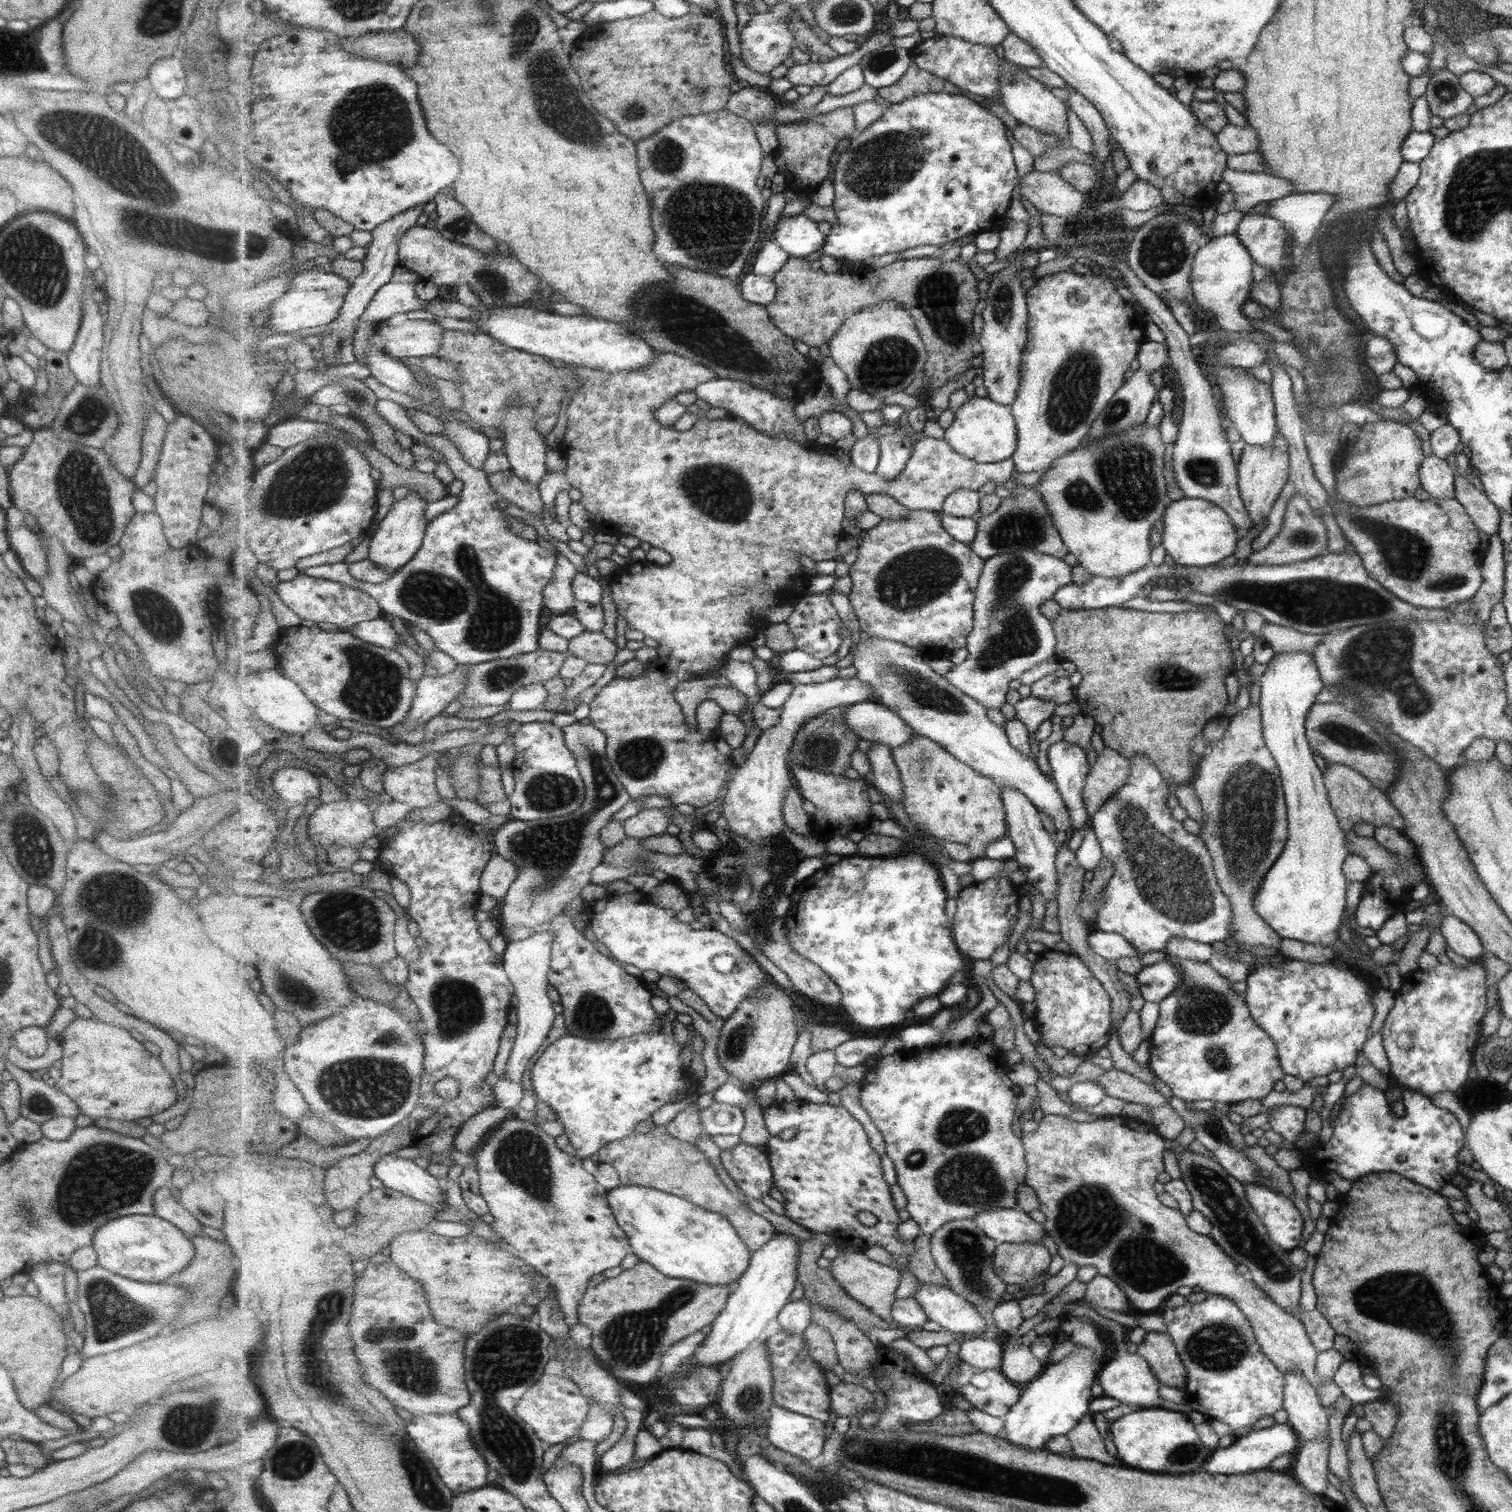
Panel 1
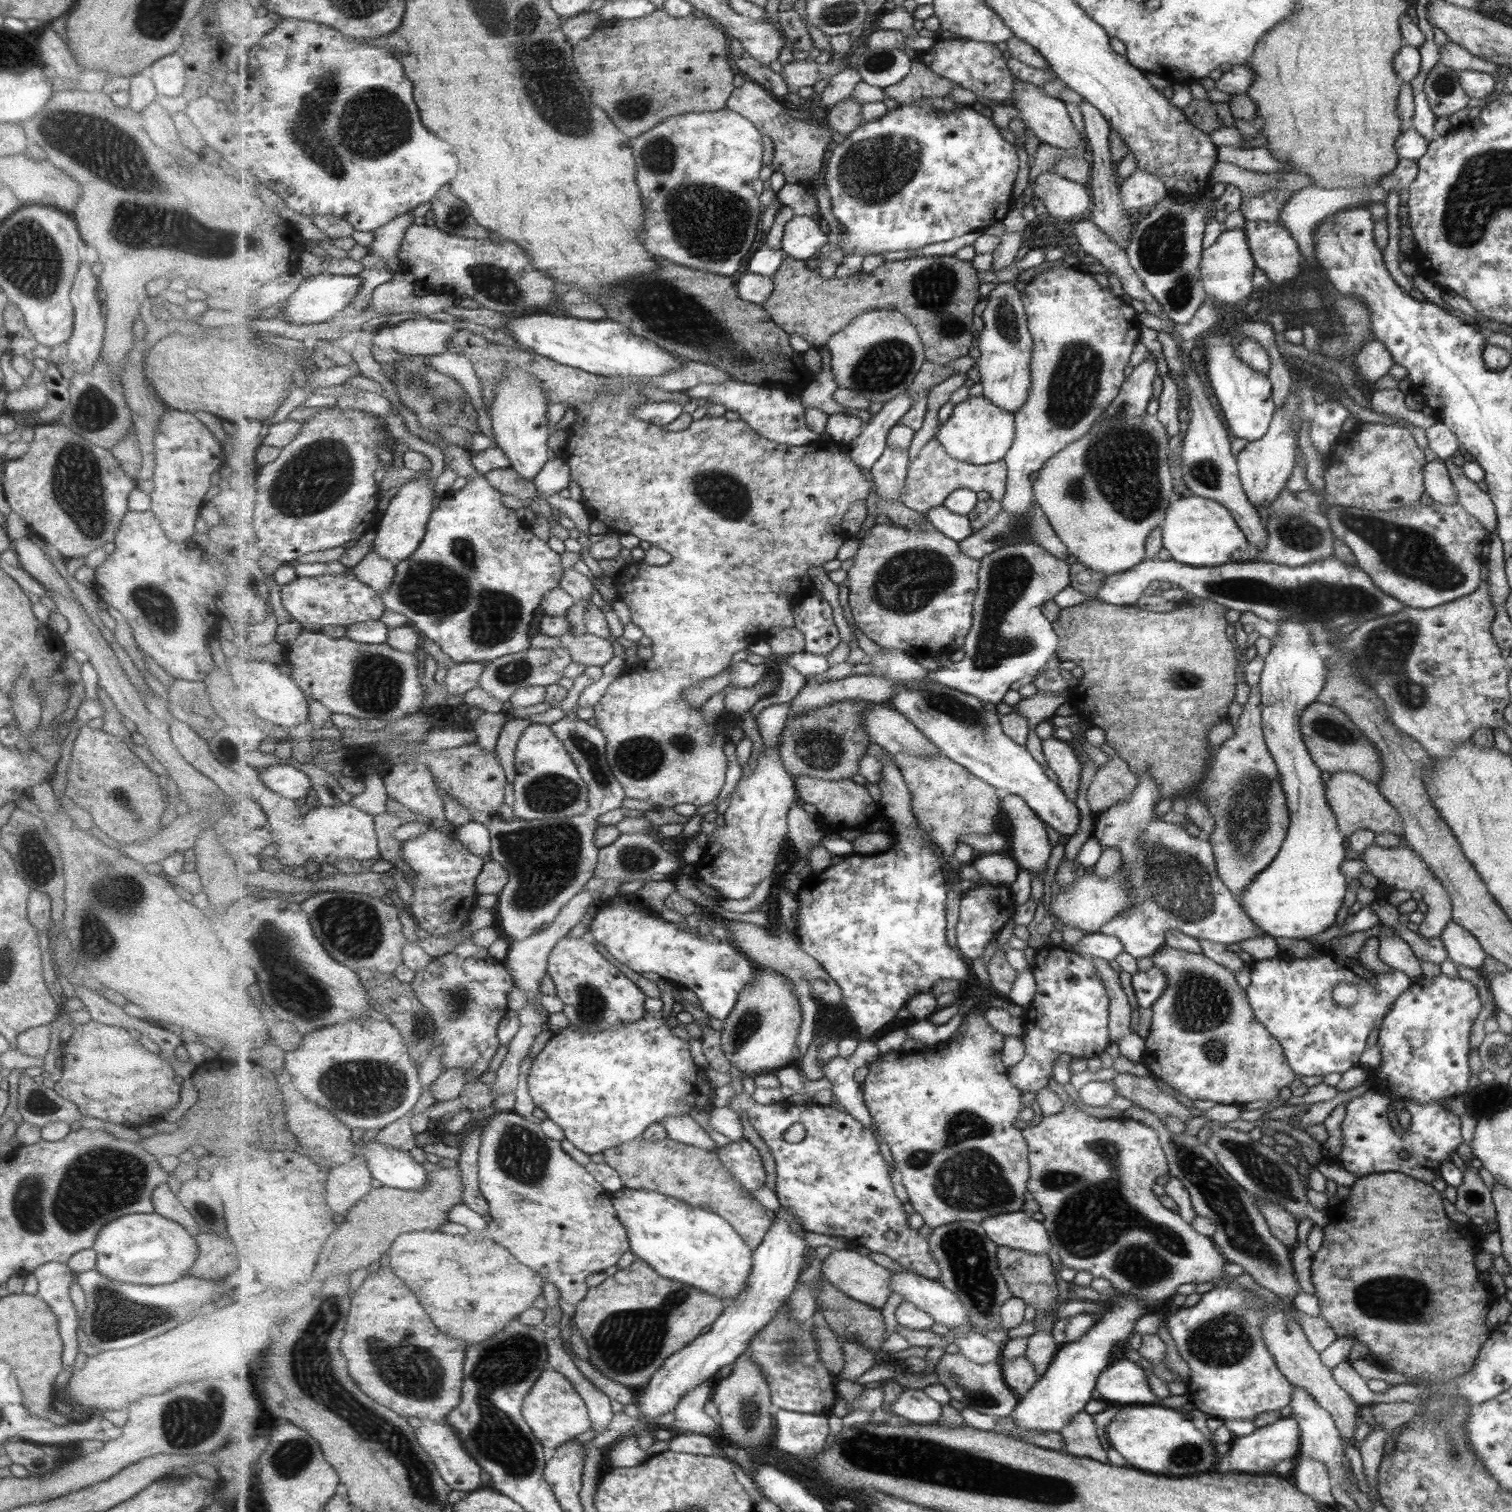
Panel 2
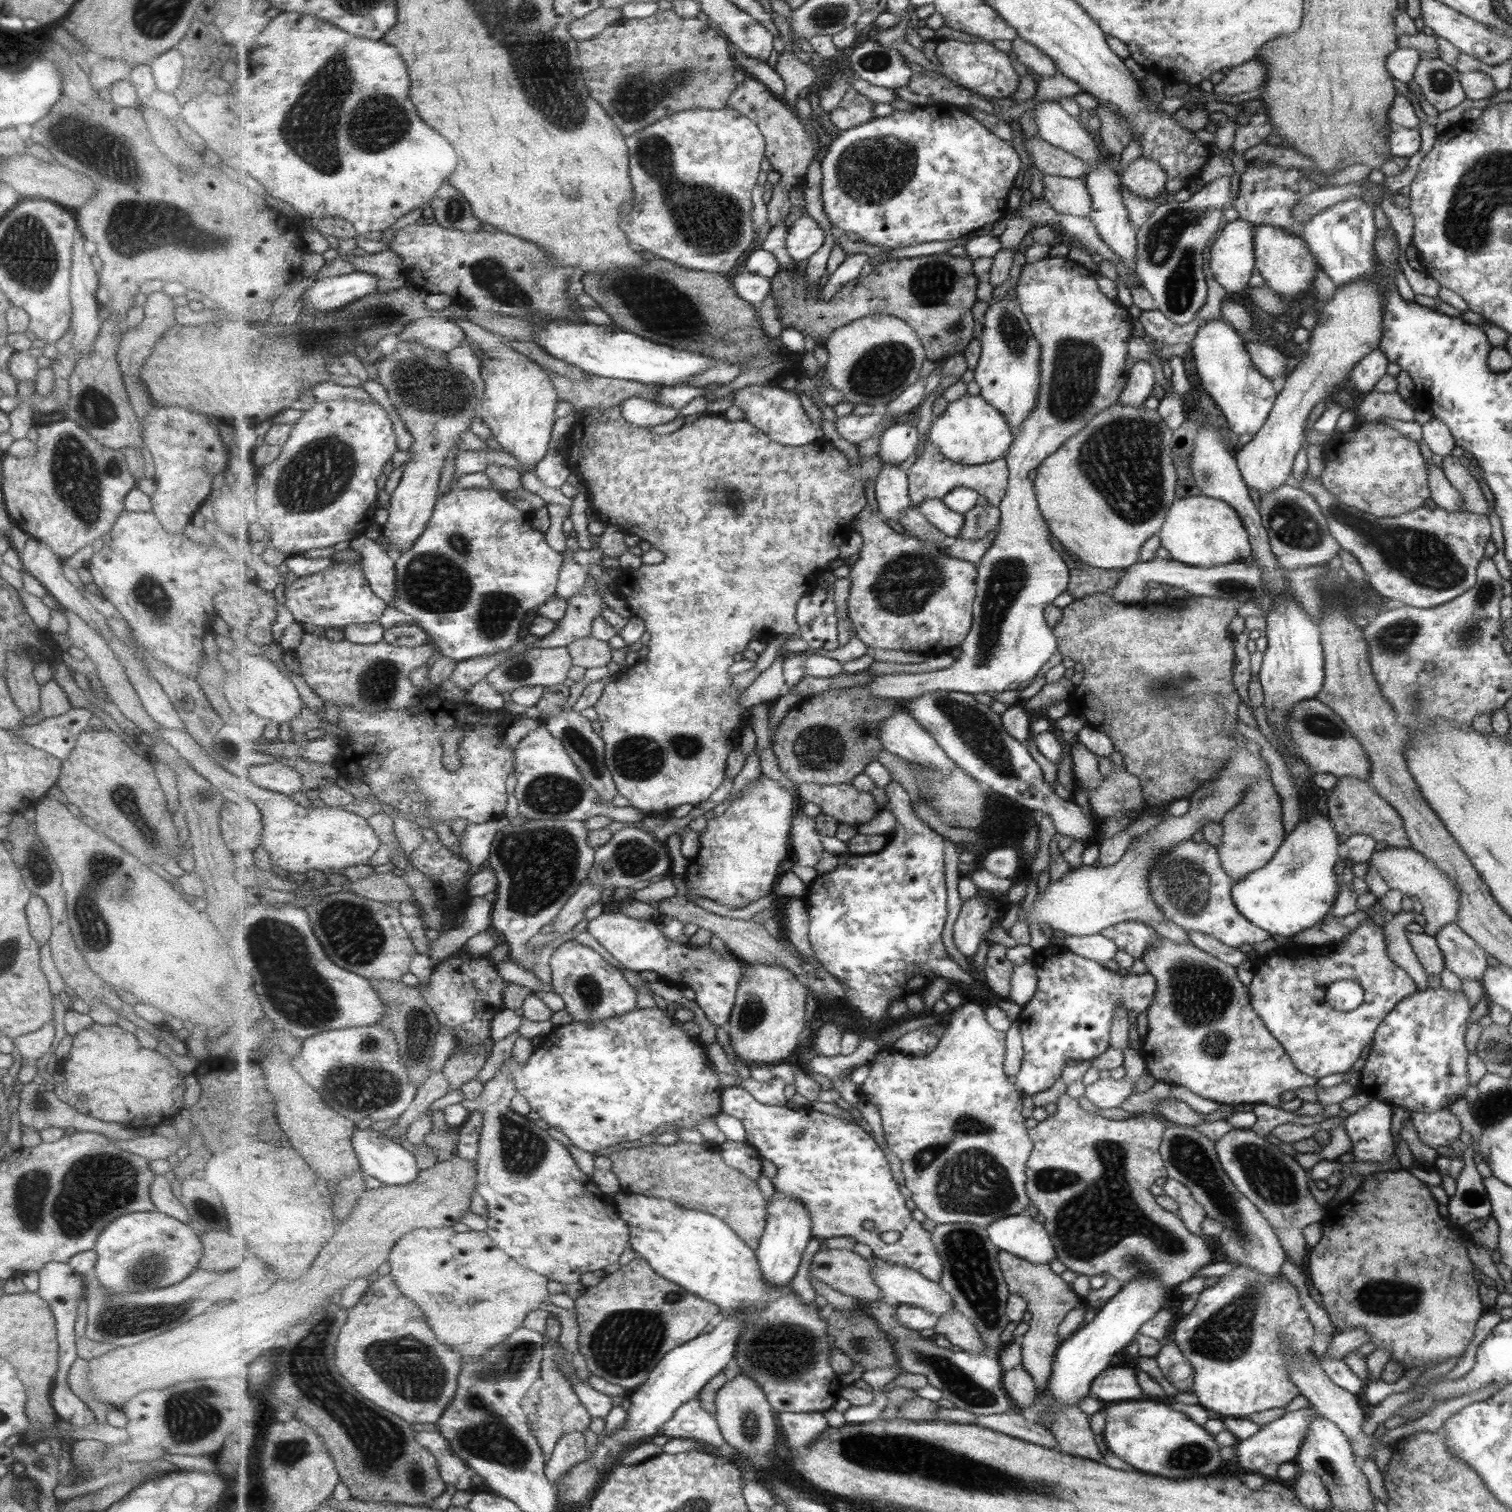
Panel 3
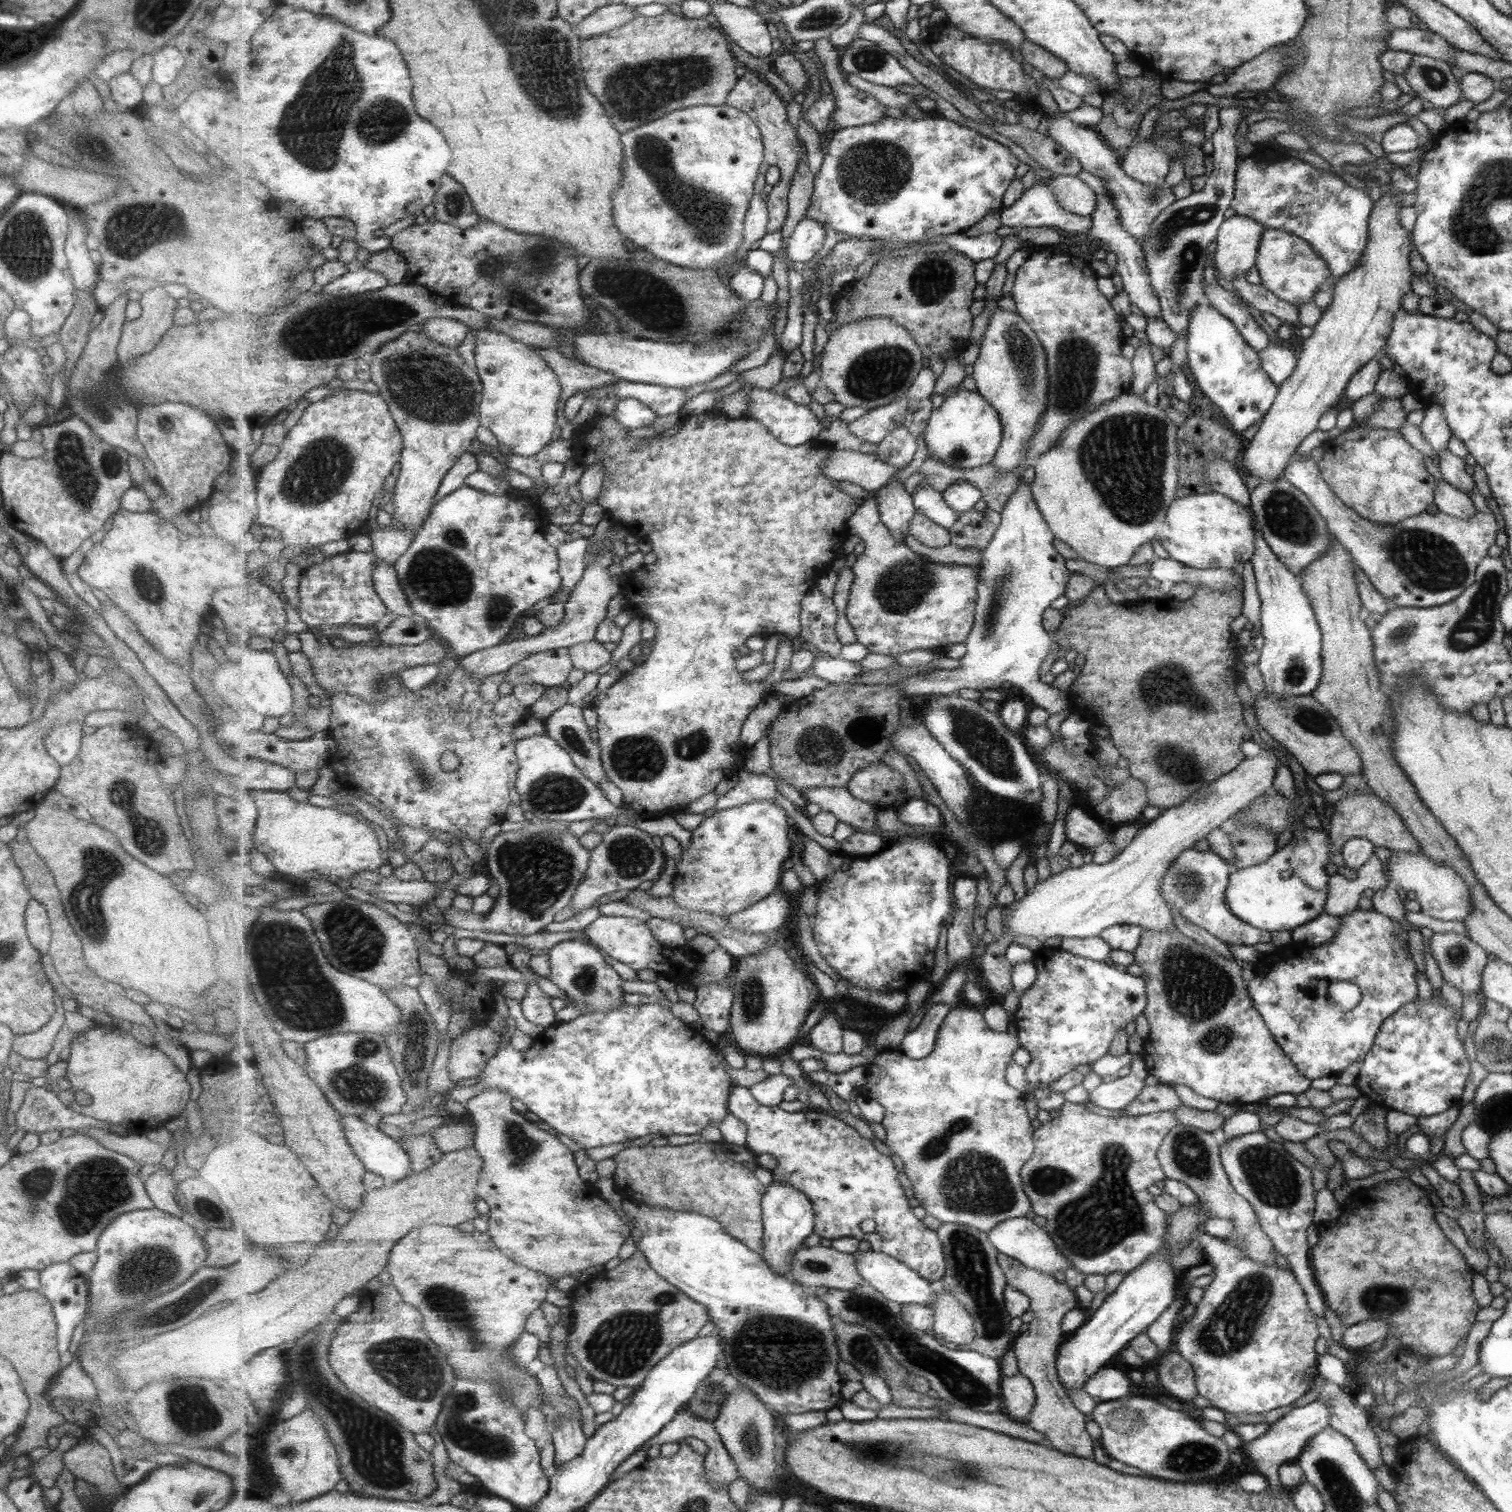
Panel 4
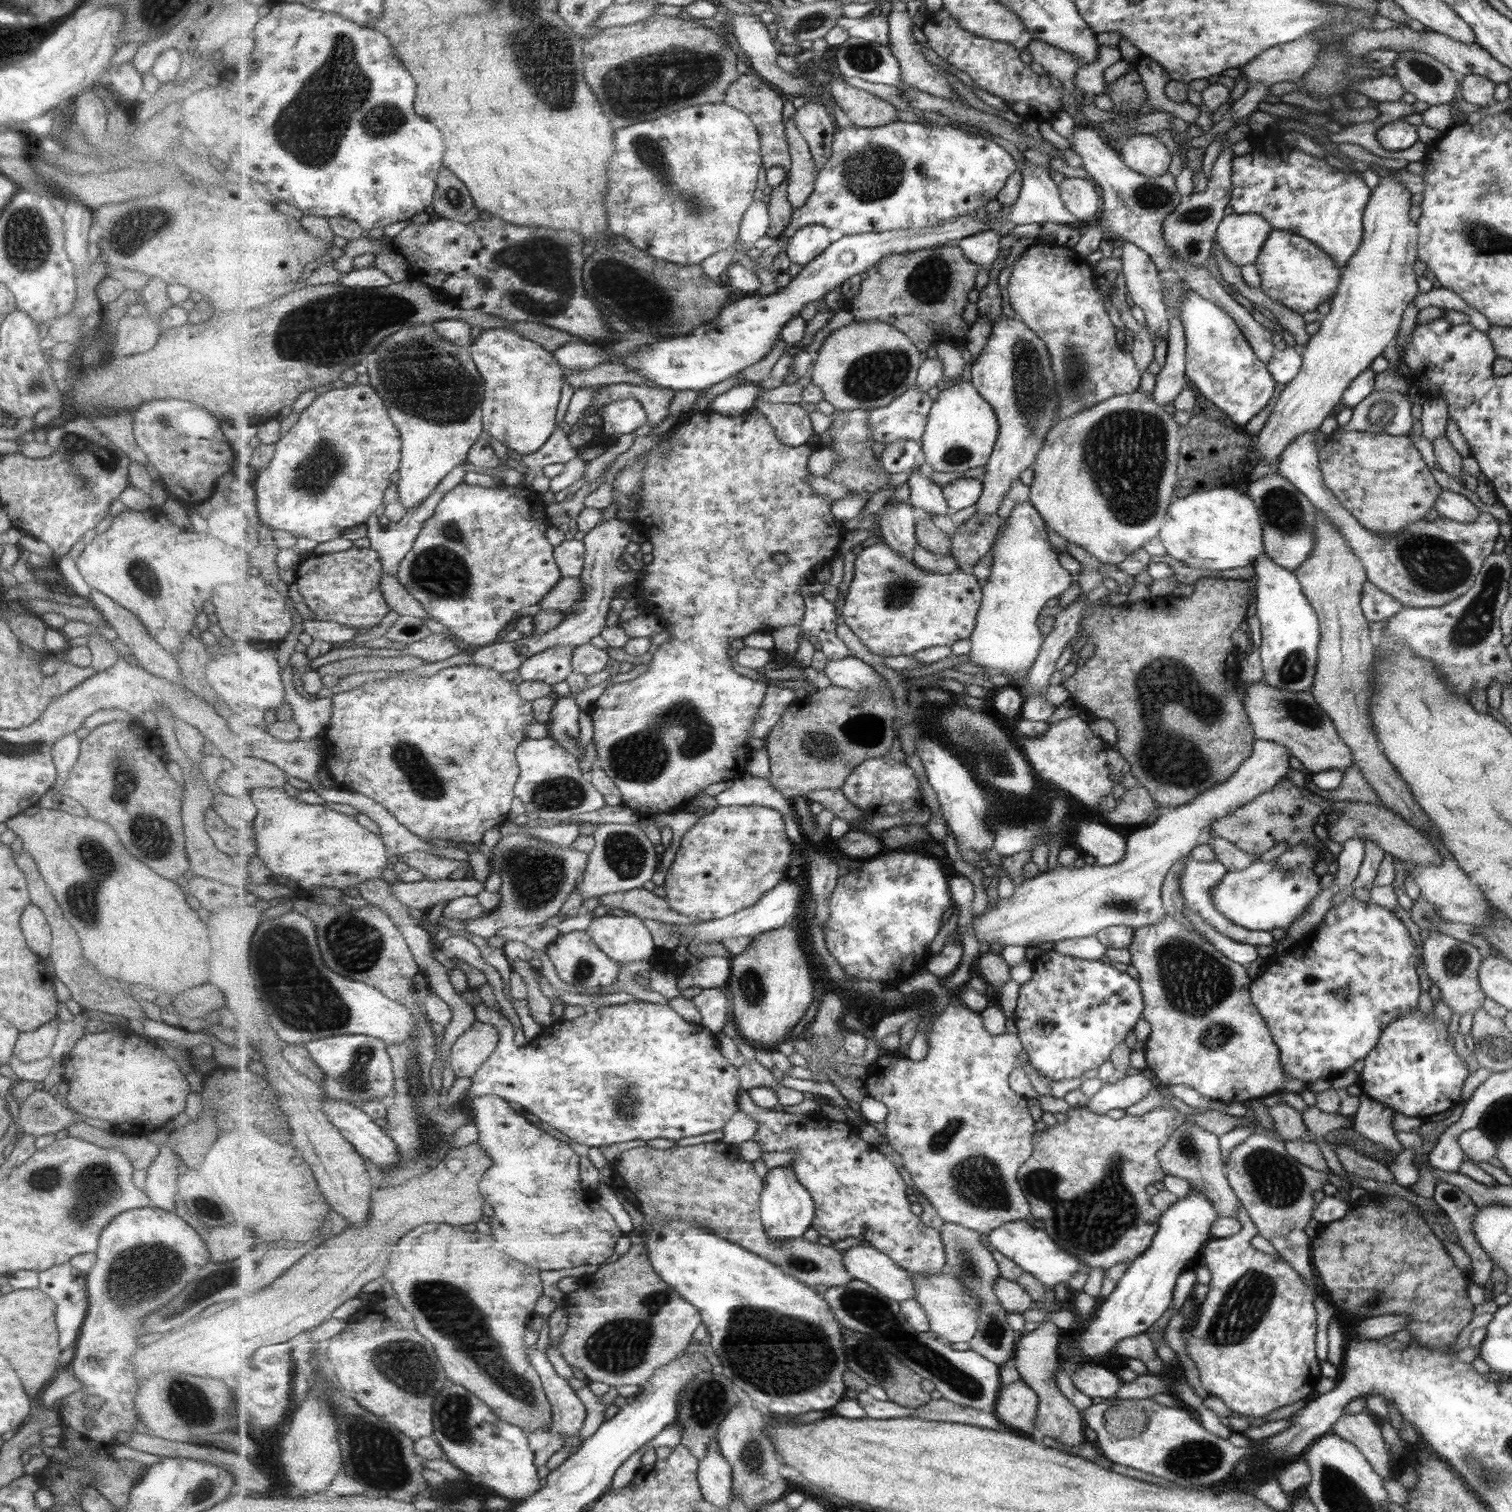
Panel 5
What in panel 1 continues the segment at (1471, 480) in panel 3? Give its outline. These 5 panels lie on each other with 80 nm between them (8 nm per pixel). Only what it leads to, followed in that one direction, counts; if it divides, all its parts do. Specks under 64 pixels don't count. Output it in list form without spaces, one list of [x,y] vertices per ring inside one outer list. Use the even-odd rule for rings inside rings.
[[[1455,473],[1454,499],[1464,505],[1464,511],[1468,513],[1476,527],[1481,529],[1481,532],[1488,535],[1497,534],[1499,512],[1496,506],[1458,473]]]

